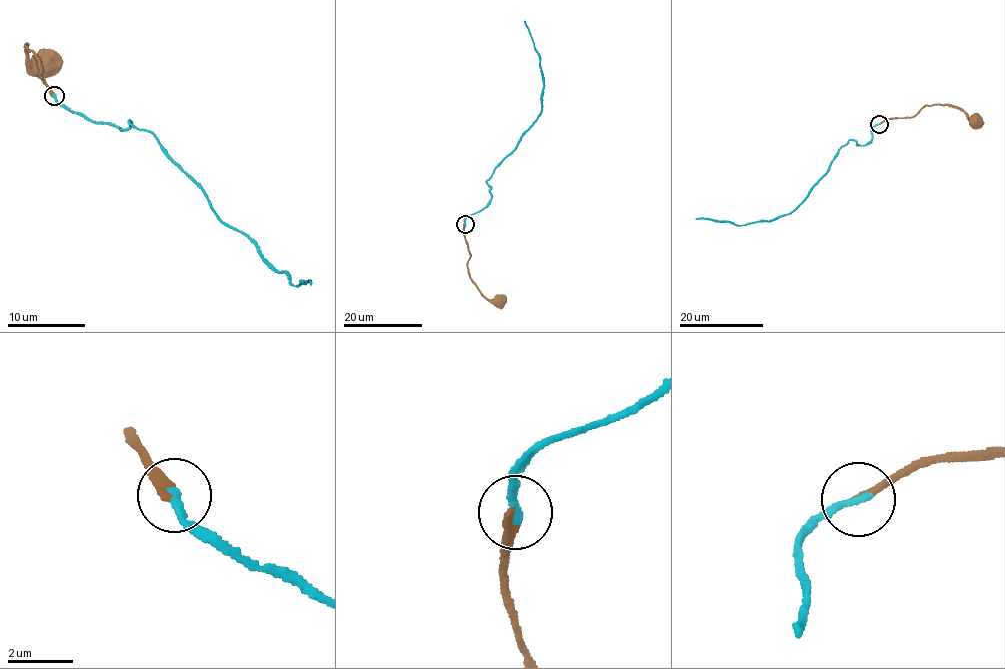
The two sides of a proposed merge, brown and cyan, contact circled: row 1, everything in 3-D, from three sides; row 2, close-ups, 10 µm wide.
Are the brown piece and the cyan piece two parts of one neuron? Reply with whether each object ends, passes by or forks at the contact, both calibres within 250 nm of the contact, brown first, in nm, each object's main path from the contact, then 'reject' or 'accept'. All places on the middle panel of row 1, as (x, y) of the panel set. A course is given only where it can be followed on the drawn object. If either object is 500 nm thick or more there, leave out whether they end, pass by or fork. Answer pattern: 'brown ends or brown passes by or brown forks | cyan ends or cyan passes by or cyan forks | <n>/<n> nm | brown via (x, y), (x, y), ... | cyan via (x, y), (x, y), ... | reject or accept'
brown ends | cyan ends | 240/280 nm | brown via (464, 224), (464, 236), (470, 256), (466, 264), (468, 275), (481, 294), (496, 304), (499, 301) | cyan via (465, 223), (465, 218), (484, 209), (491, 199), (487, 180), (541, 110), (540, 57), (525, 21) | accept

